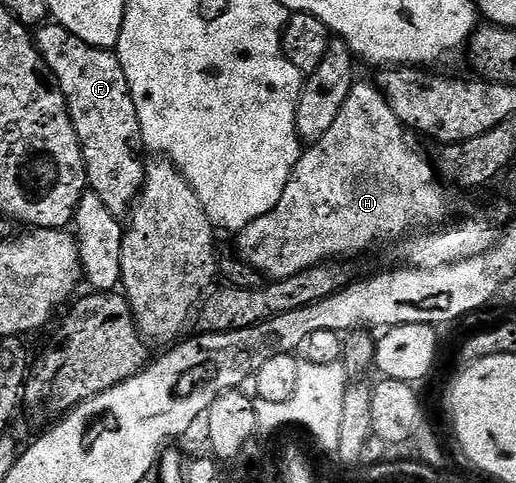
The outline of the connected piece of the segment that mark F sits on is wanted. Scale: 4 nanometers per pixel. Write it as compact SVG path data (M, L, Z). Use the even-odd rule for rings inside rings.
M47 21L37 28L36 46L64 93L66 112L70 114L70 120L80 141L89 190L94 191L96 196L104 201L104 206L112 214L119 217L129 216L145 184L147 164L144 158L142 159L144 144L140 117L136 117L136 101L132 101L132 89L128 89L128 77L124 77L124 69L117 54L105 47L93 47L80 41L80 37L68 33L68 29L53 21Z

